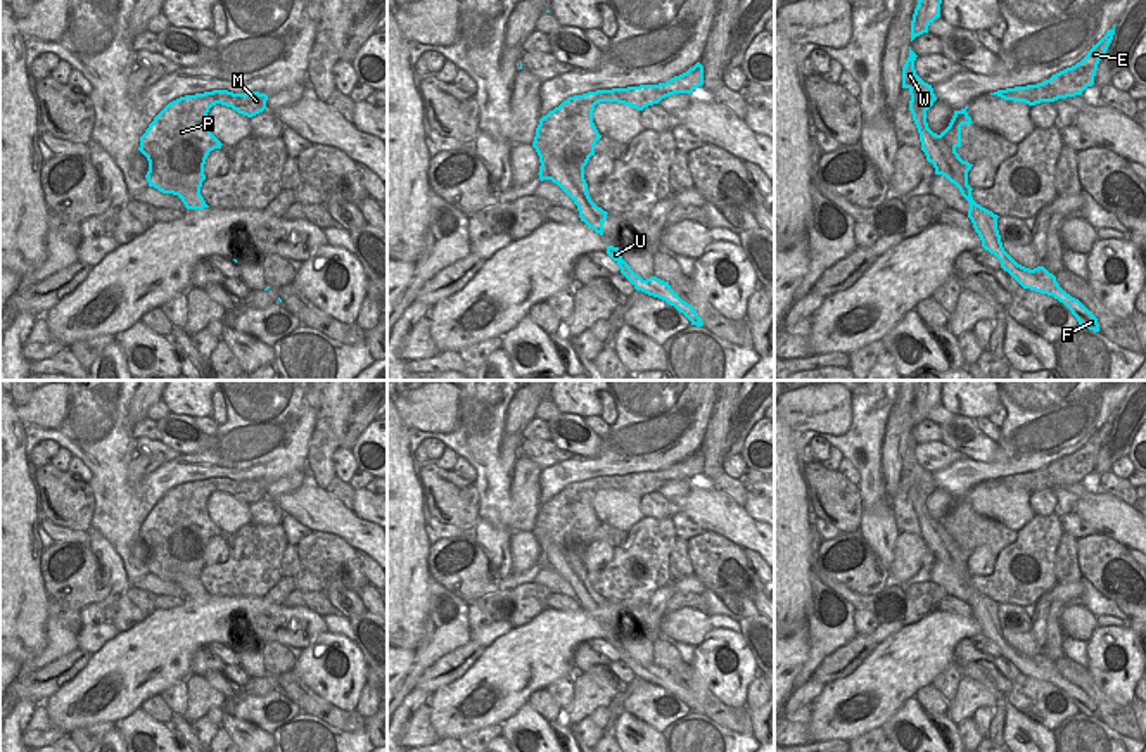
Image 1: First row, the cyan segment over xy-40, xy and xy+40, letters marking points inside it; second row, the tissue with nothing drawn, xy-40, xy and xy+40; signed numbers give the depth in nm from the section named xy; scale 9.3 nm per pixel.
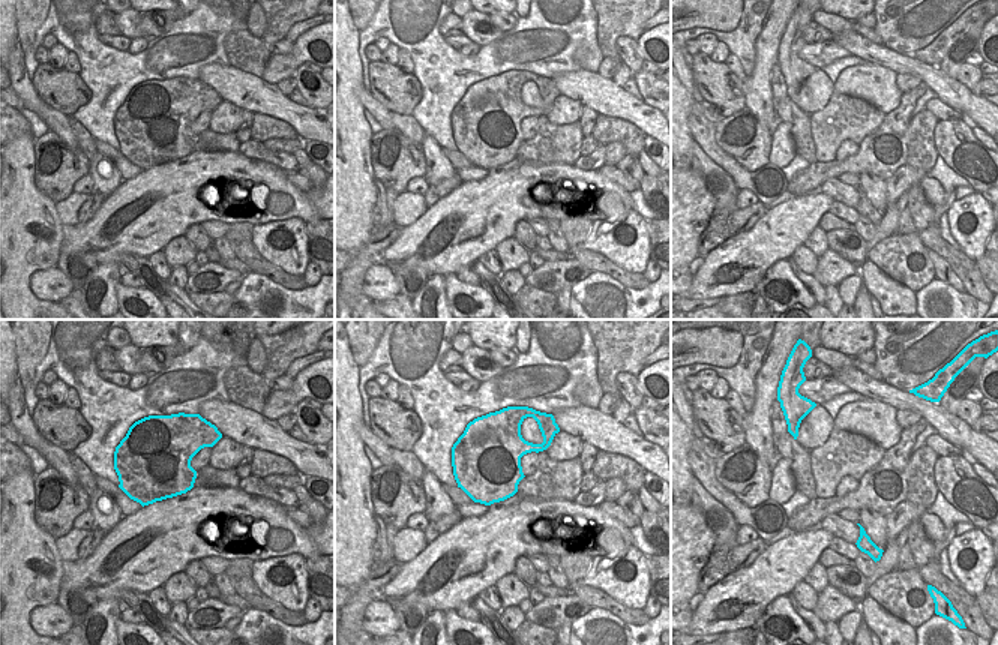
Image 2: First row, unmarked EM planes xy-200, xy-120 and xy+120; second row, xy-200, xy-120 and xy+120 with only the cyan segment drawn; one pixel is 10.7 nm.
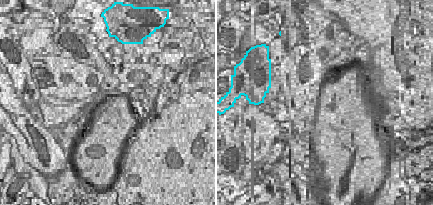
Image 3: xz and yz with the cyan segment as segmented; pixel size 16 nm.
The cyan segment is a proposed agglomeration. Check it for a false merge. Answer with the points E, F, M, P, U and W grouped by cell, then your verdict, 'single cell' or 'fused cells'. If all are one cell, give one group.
E M P / F U W; fused cells

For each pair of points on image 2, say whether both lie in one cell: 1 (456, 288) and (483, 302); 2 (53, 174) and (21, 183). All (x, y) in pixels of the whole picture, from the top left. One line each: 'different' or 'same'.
1: same
2: different

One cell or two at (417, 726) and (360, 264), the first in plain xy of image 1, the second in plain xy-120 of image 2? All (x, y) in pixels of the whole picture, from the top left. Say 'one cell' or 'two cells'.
two cells

